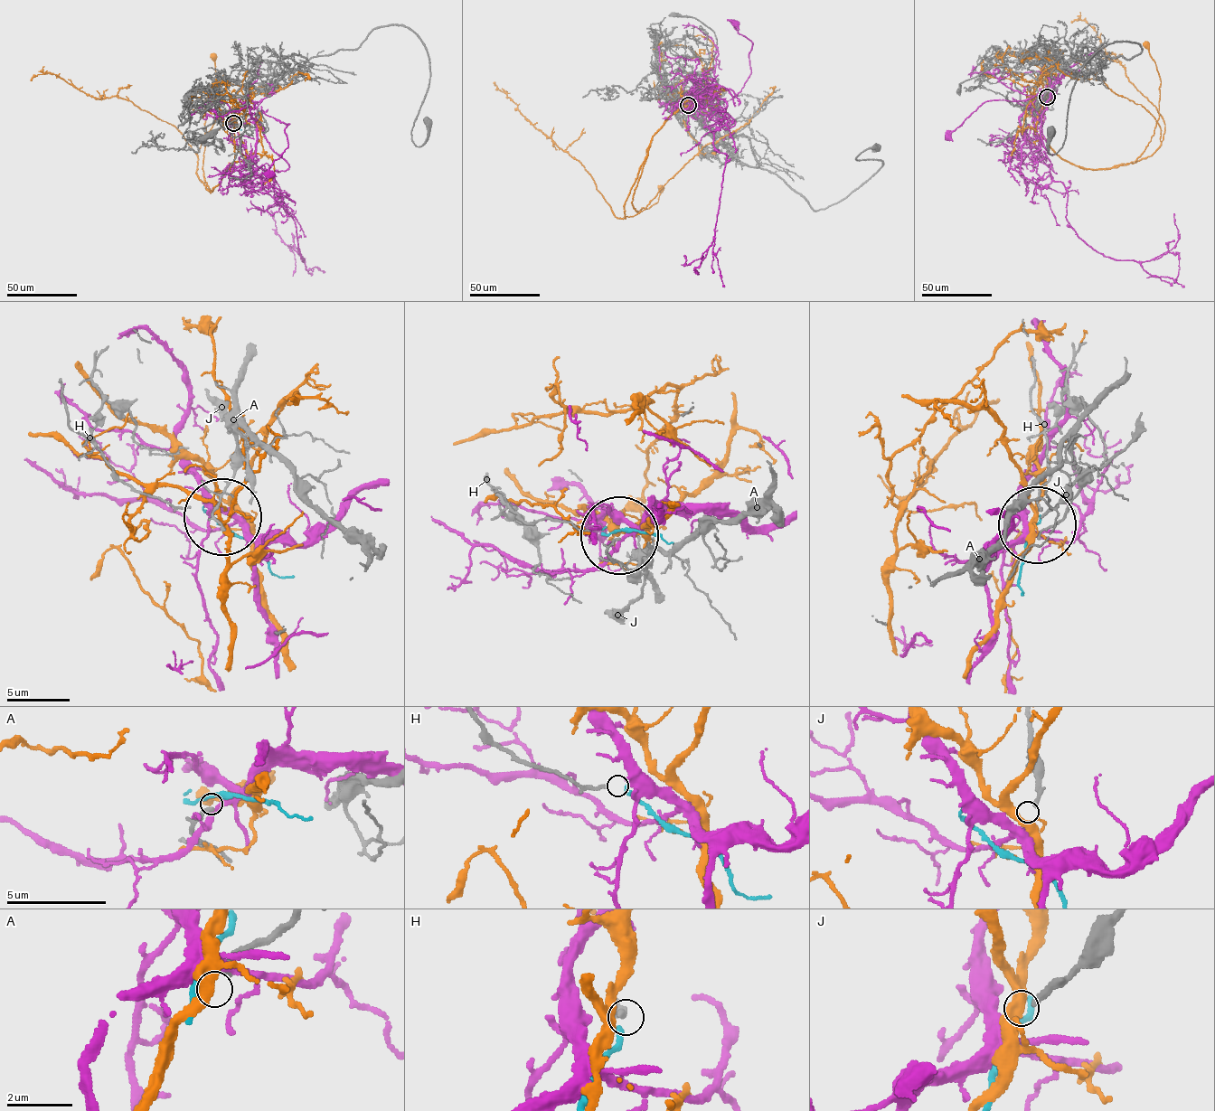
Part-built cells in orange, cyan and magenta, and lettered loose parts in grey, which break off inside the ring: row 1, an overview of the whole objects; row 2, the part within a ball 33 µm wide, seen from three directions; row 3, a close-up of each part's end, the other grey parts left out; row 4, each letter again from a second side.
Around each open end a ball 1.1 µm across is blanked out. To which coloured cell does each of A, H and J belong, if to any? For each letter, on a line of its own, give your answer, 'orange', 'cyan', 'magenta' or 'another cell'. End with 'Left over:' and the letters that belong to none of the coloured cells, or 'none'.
A: another cell
H: cyan
J: another cell
Left over: A, J

